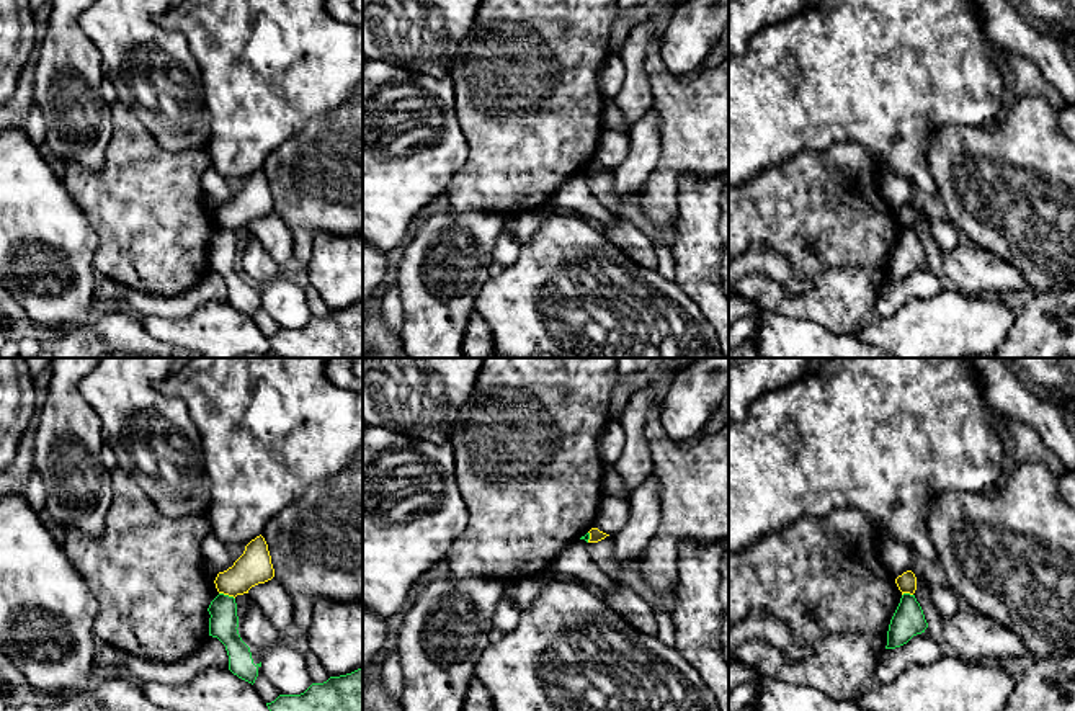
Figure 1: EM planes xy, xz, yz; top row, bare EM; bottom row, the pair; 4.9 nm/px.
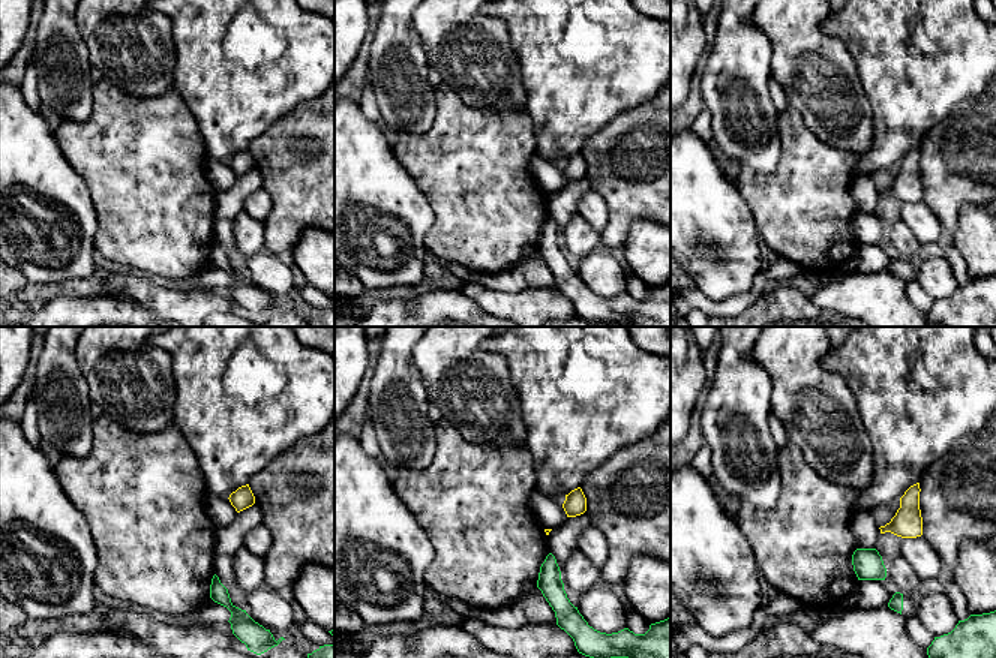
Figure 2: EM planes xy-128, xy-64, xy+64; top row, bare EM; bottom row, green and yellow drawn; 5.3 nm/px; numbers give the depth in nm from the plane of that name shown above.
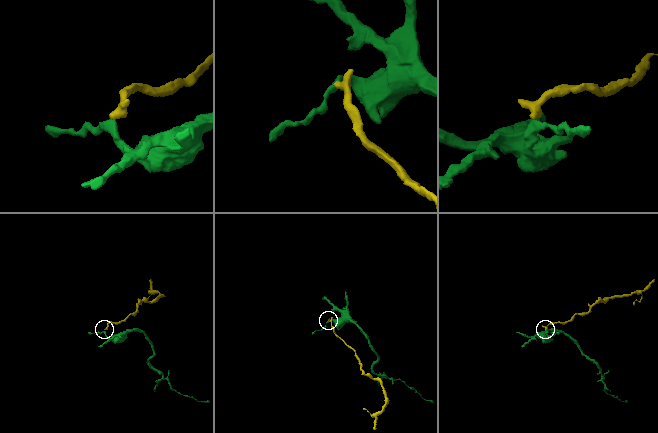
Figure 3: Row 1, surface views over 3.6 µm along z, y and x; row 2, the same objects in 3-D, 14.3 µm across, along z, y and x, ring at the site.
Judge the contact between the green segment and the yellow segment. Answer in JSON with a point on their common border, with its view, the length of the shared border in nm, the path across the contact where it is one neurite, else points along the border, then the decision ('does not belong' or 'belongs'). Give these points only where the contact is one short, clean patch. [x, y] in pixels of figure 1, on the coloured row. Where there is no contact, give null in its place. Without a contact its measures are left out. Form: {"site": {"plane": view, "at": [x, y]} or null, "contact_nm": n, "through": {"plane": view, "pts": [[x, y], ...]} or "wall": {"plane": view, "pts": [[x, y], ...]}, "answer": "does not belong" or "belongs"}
{"site": {"plane": "xy", "at": [227, 595]}, "contact_nm": 90, "wall": {"plane": "xy", "pts": [[219, 592], [234, 599]]}, "answer": "does not belong"}

